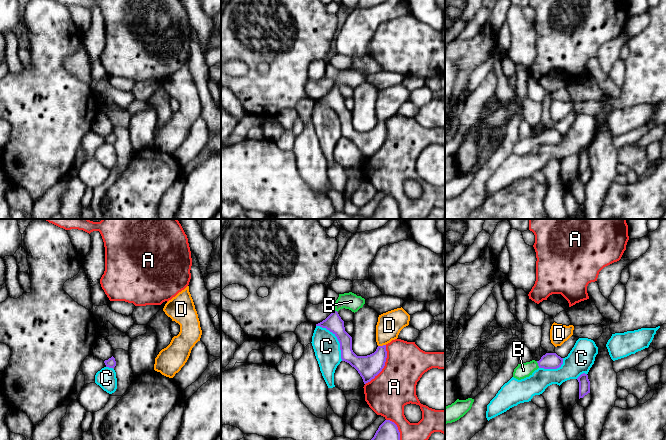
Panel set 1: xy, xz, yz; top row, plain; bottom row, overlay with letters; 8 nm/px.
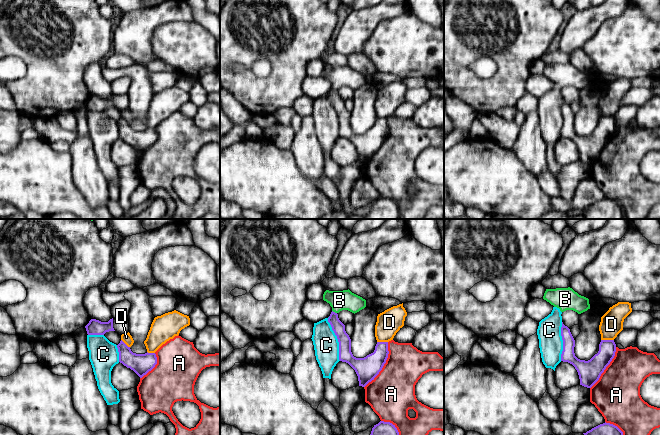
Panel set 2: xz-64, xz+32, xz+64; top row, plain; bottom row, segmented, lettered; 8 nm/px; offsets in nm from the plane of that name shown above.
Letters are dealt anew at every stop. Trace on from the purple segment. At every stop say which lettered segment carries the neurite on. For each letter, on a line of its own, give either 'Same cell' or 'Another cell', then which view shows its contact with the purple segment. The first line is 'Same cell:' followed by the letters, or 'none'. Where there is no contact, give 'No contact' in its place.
Same cell: B
A: Another cell. Touches purple in xz
B: Same cell. Touches purple in yz
C: Another cell. Touches purple in xz
D: Another cell. Touches purple in xz

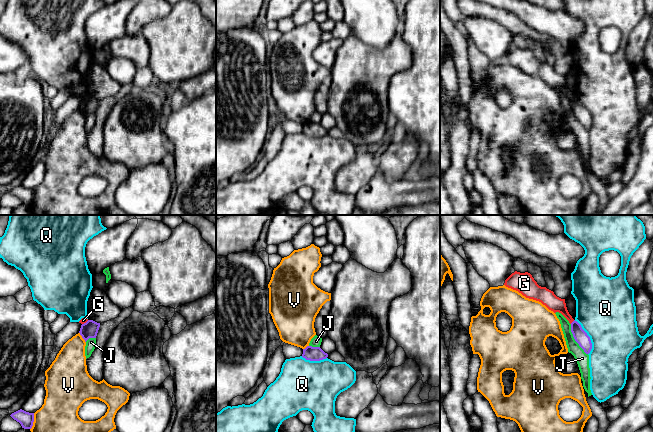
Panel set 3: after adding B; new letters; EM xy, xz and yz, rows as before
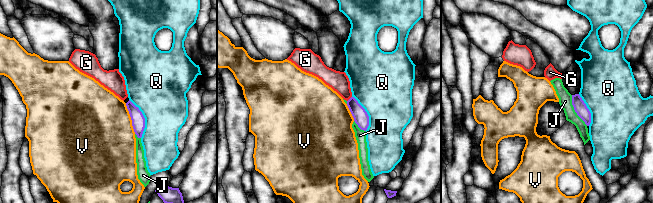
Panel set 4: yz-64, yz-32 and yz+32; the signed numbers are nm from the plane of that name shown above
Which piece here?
Same cell: none
G: Another cell. Touches purple in yz
J: Another cell. Touches purple in yz
Q: Another cell. Touches purple in yz
V: Another cell. Touches purple in xy

